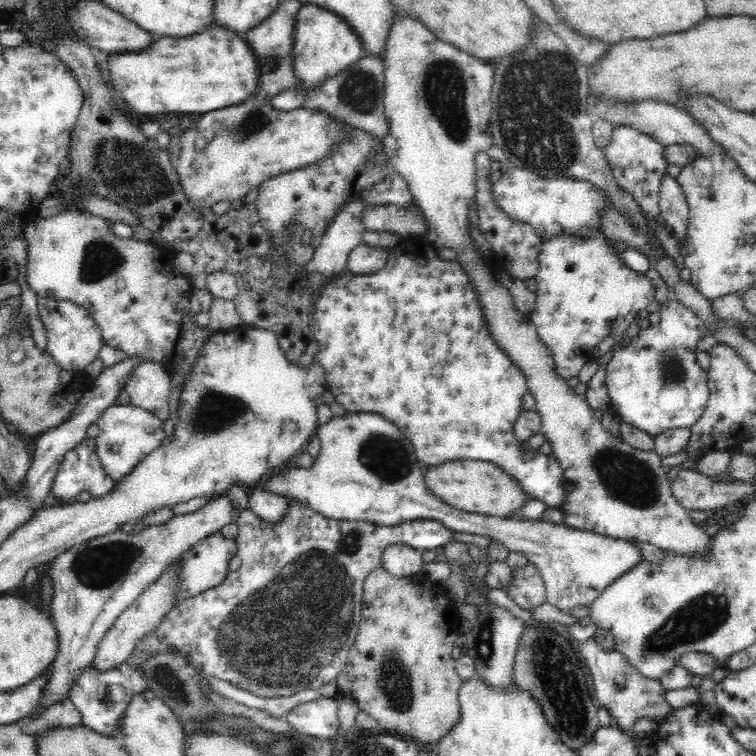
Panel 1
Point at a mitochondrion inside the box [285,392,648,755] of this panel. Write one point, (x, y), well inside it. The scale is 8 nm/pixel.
(552, 658)

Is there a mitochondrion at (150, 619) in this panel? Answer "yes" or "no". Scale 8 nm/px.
no

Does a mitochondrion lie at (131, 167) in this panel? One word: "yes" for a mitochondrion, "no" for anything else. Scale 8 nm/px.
yes

